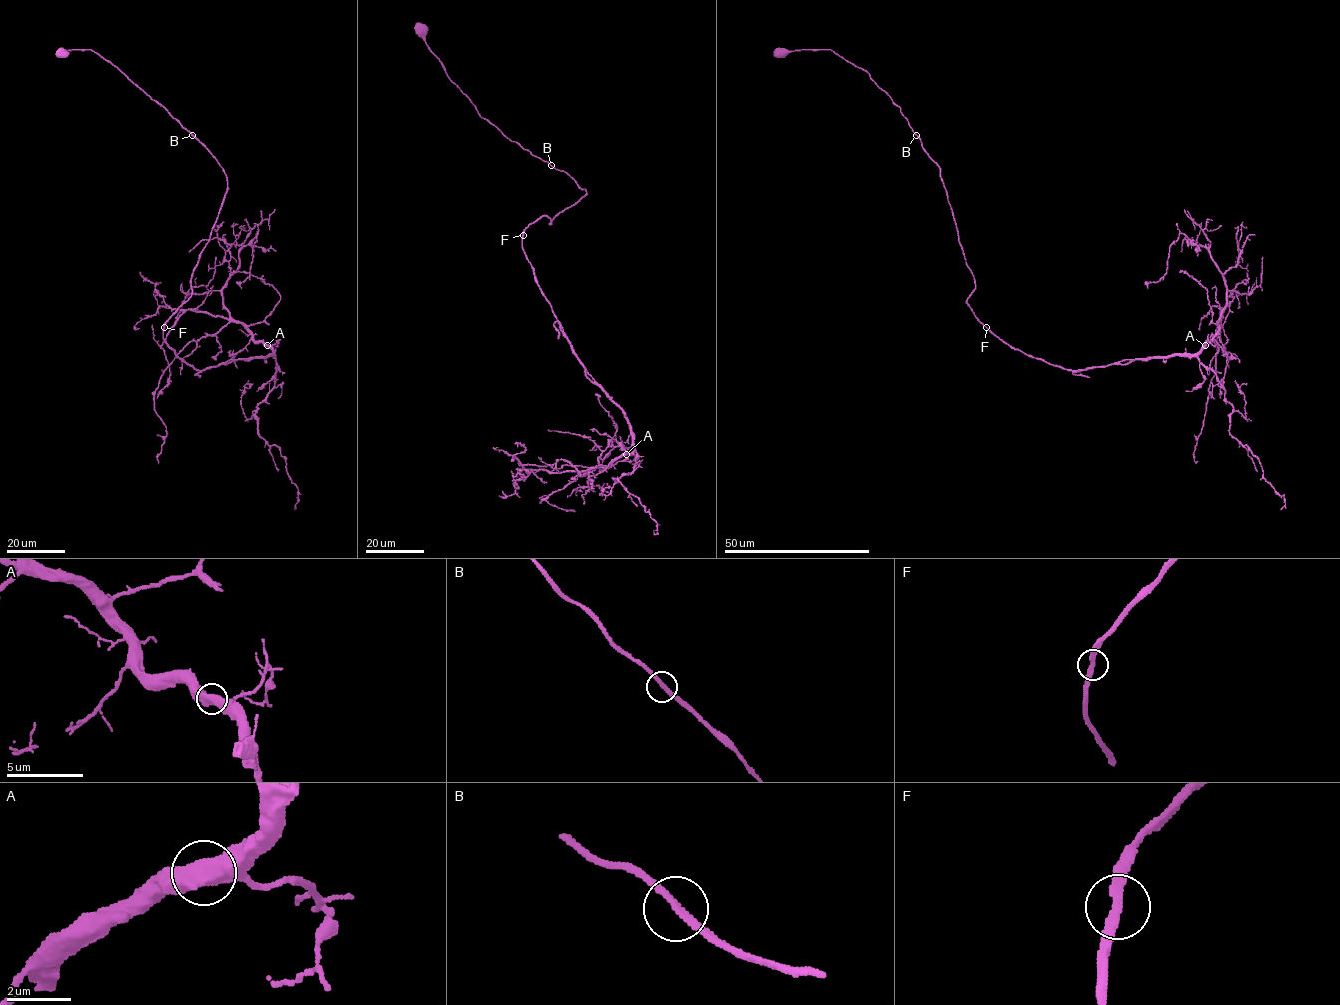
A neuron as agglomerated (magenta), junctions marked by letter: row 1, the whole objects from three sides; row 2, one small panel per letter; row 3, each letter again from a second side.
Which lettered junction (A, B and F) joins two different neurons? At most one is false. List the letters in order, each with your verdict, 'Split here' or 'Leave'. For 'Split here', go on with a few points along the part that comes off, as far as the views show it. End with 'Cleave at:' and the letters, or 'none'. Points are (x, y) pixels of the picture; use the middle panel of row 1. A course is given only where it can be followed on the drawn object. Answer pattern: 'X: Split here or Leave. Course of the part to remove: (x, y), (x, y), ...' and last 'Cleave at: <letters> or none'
A: Leave
B: Leave
F: Leave
Cleave at: none

